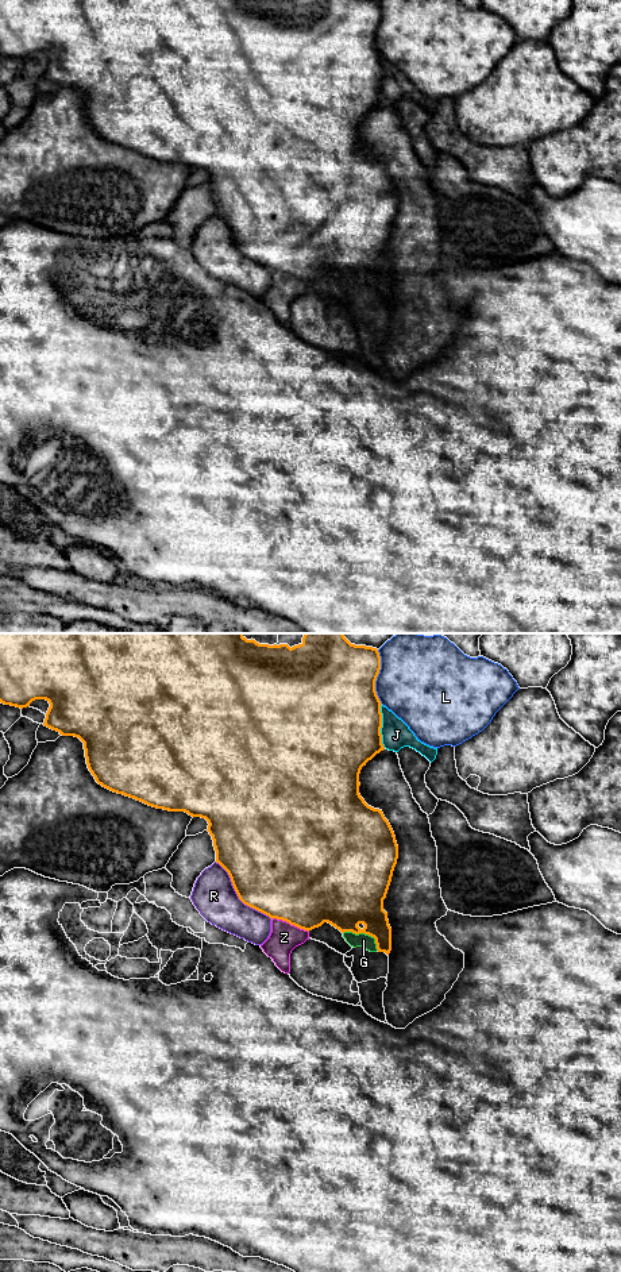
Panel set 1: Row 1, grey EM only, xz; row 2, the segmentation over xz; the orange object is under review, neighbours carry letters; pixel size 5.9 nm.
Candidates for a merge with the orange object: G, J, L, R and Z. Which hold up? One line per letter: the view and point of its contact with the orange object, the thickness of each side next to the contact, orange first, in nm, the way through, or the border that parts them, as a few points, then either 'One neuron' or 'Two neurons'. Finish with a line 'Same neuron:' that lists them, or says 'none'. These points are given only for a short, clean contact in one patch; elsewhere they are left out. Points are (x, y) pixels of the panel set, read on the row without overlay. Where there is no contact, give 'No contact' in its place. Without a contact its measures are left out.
G: Touches orange at xz (365, 285). Thickness 360 nm (orange) against 80 nm. Boundary: xz (343, 284), (367, 285), (374, 290), (378, 301). Two neurons
J: Touches orange at xz (381, 77). Thickness 500 nm (orange) against 170 nm. Two neurons
L: Touches orange at xz (377, 27). Thickness 460 nm (orange) against 440 nm. Two neurons
R: Touches orange at xz (238, 247). Thickness 500 nm (orange) against 260 nm. Two neurons
Z: Touches orange at xz (290, 276). Thickness 500 nm (orange) against 170 nm. Two neurons
Same neuron: none

